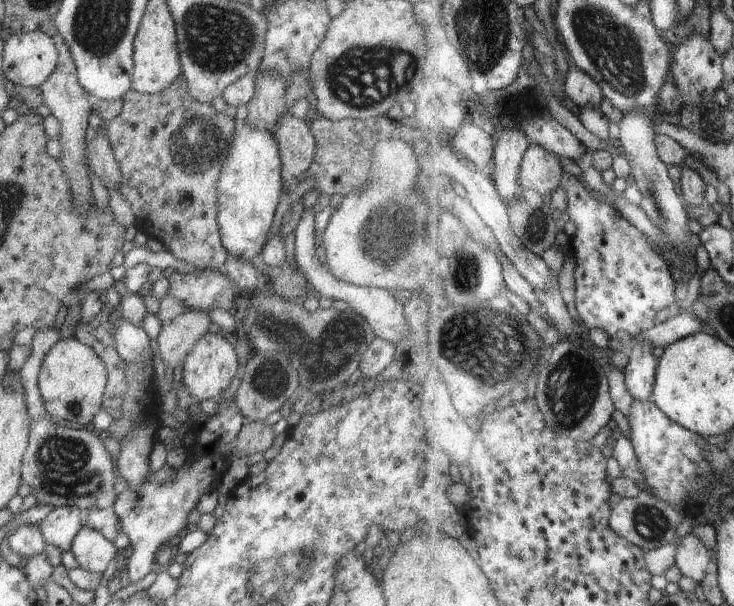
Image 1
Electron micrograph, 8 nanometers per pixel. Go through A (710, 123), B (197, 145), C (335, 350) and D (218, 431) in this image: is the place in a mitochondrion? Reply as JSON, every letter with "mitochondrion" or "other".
{"A":"mitochondrion","B":"mitochondrion","C":"mitochondrion","D":"other"}

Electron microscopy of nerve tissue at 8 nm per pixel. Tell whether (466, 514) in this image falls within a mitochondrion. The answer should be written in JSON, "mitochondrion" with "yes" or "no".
{"mitochondrion":"no"}

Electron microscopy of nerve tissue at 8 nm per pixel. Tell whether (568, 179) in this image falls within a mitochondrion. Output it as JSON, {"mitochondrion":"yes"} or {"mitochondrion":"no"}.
{"mitochondrion":"no"}

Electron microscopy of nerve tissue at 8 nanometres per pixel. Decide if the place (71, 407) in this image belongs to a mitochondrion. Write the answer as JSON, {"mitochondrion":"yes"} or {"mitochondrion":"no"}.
{"mitochondrion":"yes"}

